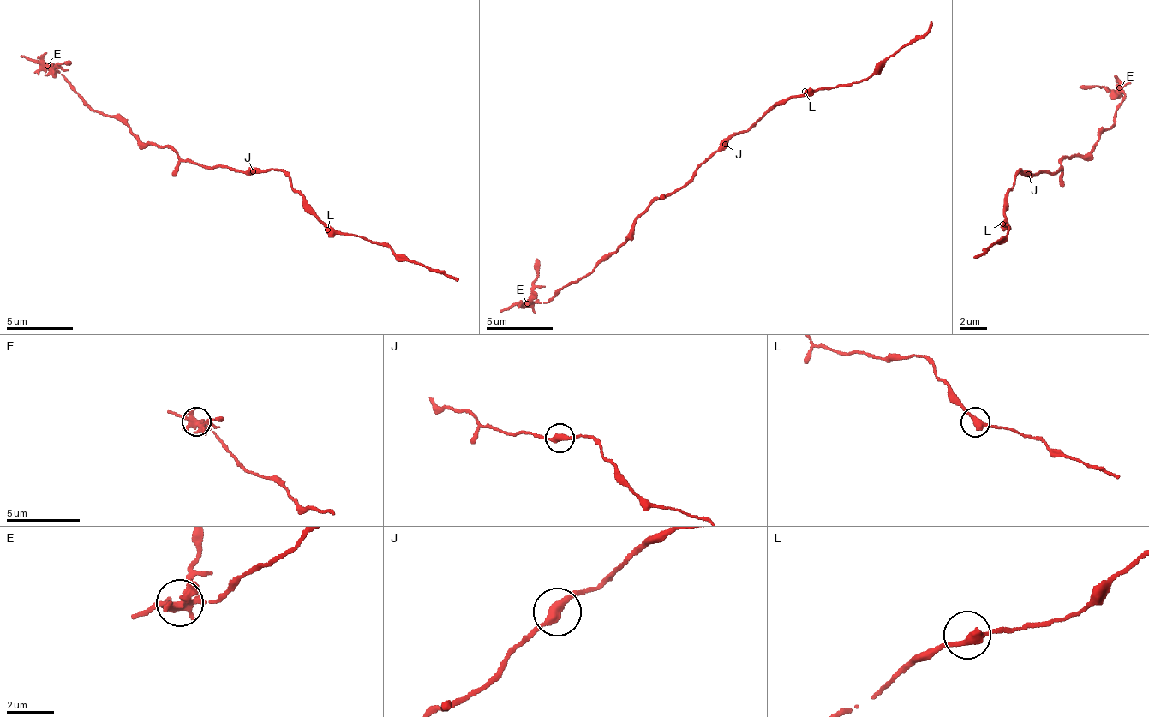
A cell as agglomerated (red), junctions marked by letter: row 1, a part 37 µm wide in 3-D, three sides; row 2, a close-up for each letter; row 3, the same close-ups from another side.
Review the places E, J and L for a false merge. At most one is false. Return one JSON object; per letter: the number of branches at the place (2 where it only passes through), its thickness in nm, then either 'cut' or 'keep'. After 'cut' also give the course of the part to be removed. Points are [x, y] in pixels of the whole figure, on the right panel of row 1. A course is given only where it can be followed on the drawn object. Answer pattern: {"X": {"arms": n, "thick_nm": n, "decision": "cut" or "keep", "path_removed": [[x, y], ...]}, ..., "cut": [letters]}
{"E": {"arms": 4, "thick_nm": 320, "decision": "cut", "path_removed": [[1121, 86], [1078, 86]]}, "J": {"arms": 2, "thick_nm": 340, "decision": "keep"}, "L": {"arms": 2, "thick_nm": 320, "decision": "keep"}, "cut": ["E"]}

